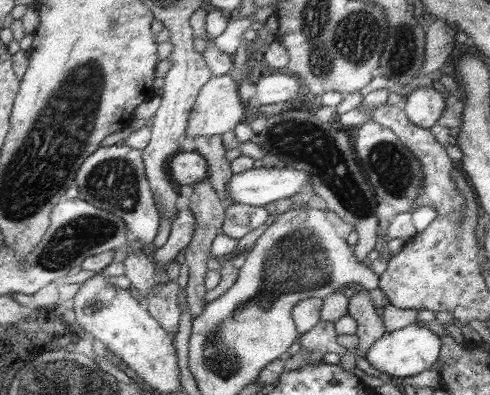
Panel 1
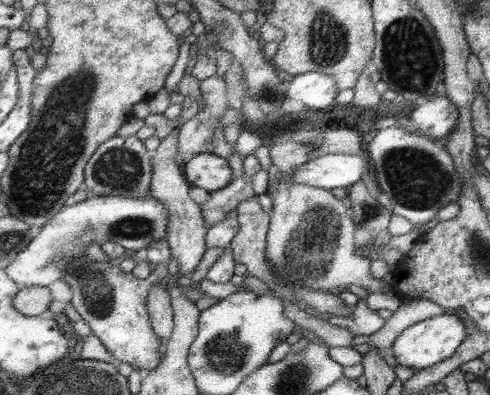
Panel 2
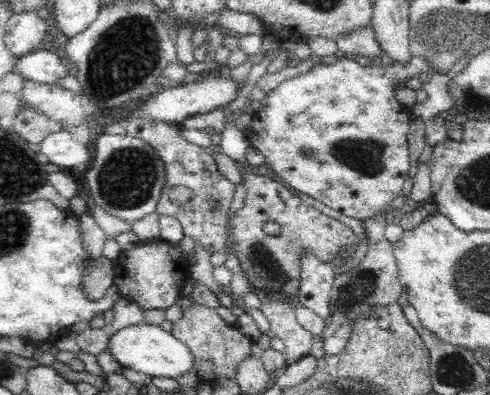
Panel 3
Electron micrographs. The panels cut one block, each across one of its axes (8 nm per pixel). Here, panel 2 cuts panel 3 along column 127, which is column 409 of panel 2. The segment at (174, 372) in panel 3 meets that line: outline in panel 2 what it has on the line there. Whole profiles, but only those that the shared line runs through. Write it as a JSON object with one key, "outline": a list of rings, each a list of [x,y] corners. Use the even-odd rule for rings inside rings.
{"outline":[[[435,316],[423,322],[413,324],[411,328],[405,328],[405,332],[401,336],[397,336],[397,340],[393,342],[393,356],[391,360],[407,366],[407,368],[429,368],[449,356],[453,356],[453,352],[457,352],[457,348],[461,348],[461,344],[465,344],[465,338],[469,334],[465,332],[465,324],[463,320],[459,320],[459,316]]]}

